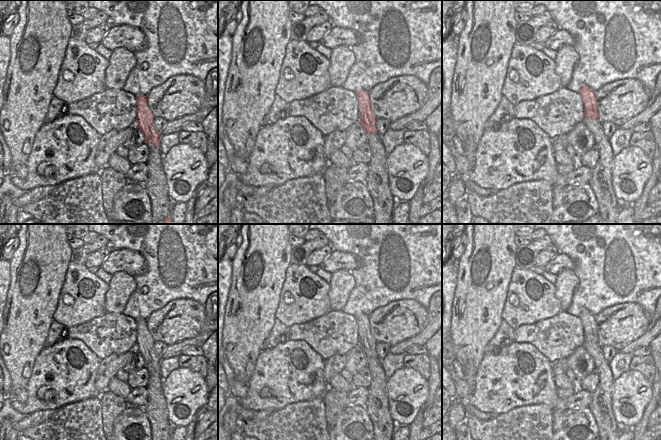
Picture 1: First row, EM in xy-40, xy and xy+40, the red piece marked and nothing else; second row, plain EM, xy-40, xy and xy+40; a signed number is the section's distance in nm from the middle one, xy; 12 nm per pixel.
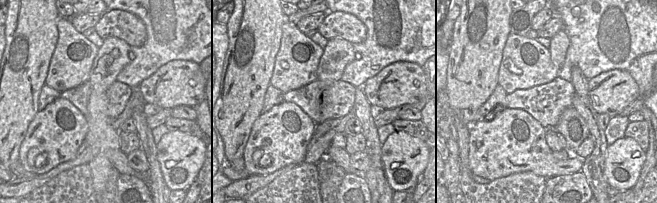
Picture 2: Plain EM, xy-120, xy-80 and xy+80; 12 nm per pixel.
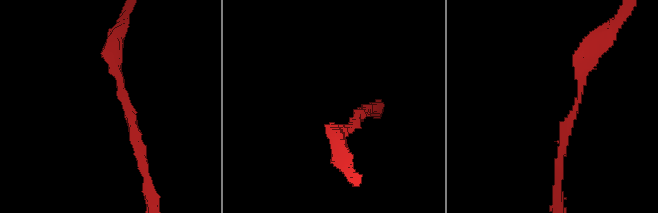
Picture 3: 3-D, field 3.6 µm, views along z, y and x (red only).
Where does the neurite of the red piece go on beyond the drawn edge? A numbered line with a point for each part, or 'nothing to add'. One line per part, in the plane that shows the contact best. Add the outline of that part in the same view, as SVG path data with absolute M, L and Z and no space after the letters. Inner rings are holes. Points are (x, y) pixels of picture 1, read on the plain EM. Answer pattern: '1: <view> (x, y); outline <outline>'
nothing to add

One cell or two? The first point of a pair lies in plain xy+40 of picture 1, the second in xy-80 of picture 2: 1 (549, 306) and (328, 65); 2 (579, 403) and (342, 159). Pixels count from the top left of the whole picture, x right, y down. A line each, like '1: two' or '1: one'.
1: two
2: two

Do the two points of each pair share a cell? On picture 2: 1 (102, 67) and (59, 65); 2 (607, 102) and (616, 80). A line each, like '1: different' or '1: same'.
1: different
2: same

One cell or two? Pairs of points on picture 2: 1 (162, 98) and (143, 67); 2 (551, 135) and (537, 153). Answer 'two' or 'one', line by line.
1: two
2: two

